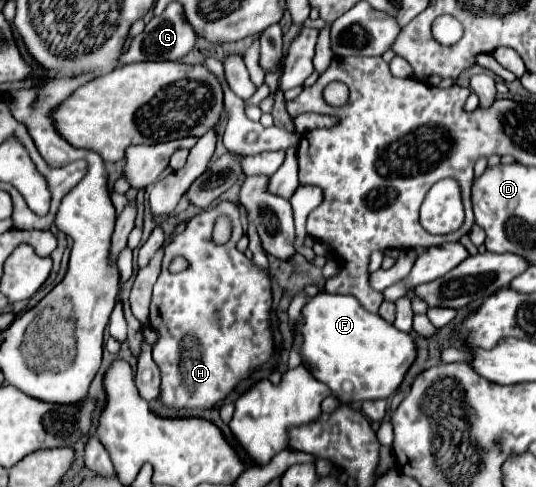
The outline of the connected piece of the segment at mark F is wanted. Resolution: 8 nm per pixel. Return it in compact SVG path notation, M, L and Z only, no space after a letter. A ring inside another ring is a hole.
M320 293L310 299L302 309L304 317L304 345L302 359L312 369L314 377L330 387L330 391L340 399L340 403L366 401L366 399L390 399L402 385L410 365L416 361L416 341L410 333L398 331L392 323L360 307L360 303L348 295Z

